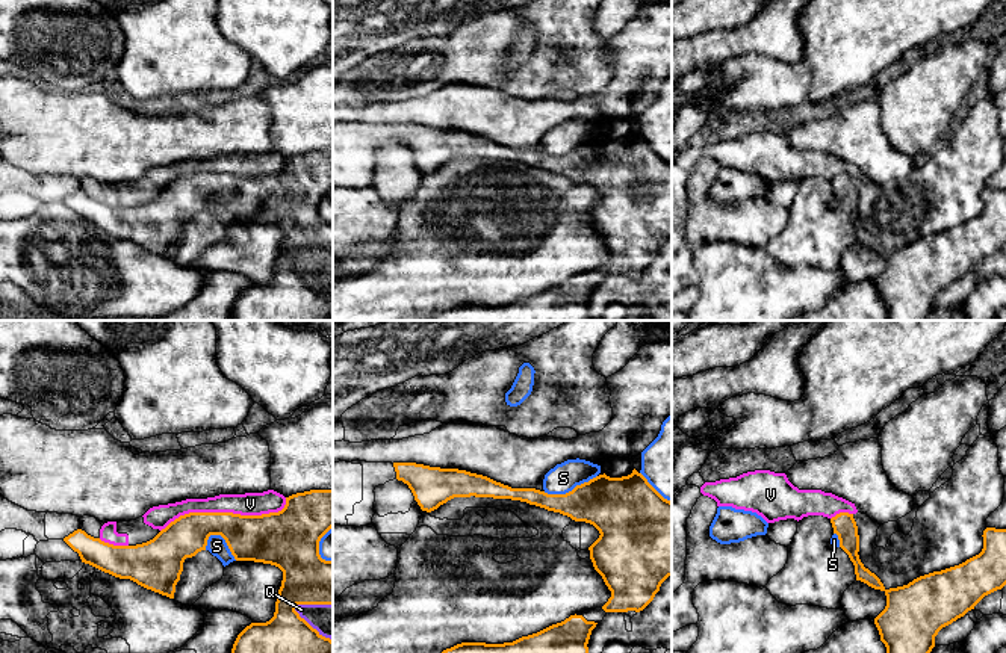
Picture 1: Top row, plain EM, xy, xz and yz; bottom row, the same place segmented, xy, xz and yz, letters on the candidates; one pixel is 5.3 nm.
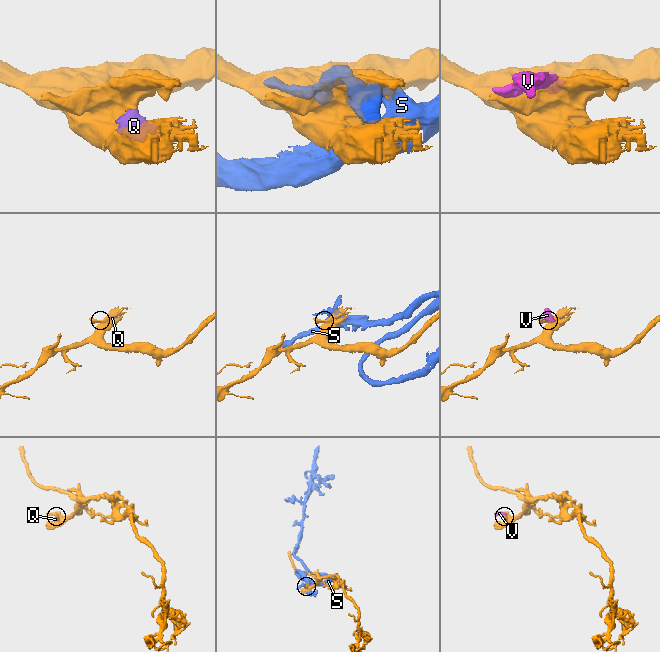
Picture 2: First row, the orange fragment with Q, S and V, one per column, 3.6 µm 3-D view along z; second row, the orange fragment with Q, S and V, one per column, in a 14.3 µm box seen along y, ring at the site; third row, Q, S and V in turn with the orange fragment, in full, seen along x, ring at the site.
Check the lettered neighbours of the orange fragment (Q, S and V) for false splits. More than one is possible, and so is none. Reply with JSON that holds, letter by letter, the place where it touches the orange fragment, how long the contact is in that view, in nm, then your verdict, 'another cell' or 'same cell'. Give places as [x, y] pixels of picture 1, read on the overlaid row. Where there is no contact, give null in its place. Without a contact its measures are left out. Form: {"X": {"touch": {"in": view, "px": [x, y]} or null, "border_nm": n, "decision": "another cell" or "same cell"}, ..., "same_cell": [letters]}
{"Q": {"touch": {"in": "xy", "px": [309, 625]}, "border_nm": 280, "decision": "same cell"}, "S": {"touch": {"in": "xz", "px": [569, 492]}, "border_nm": 300, "decision": "another cell"}, "V": {"touch": {"in": "xy", "px": [226, 513]}, "border_nm": 700, "decision": "another cell"}, "same_cell": ["Q"]}

